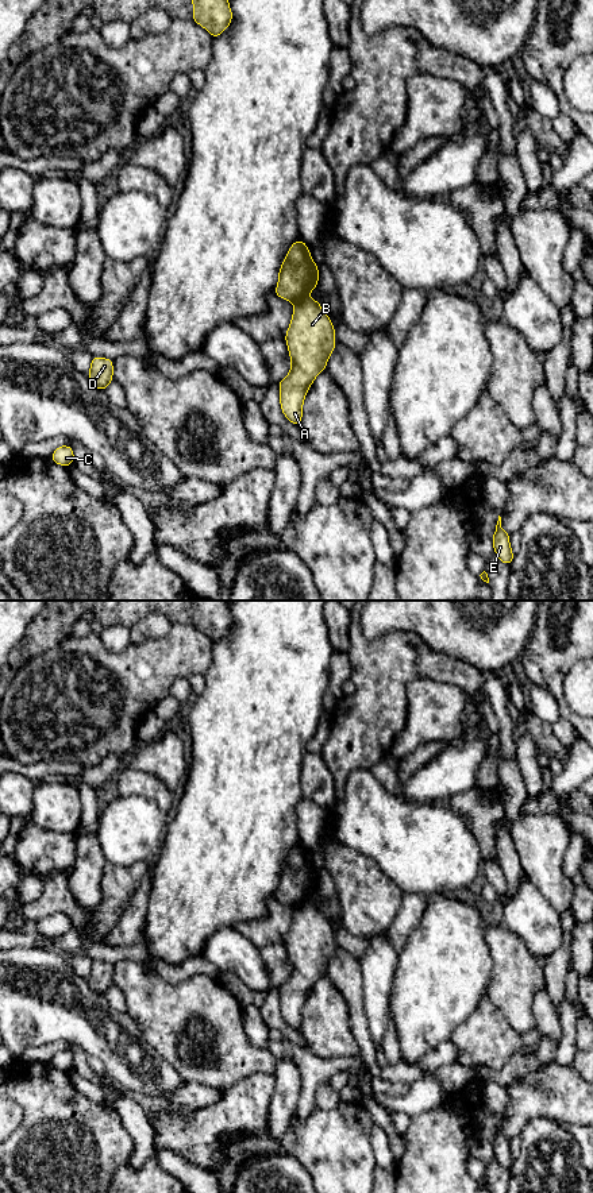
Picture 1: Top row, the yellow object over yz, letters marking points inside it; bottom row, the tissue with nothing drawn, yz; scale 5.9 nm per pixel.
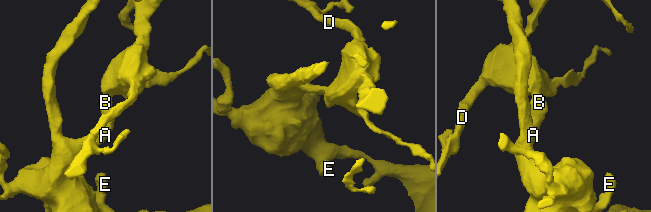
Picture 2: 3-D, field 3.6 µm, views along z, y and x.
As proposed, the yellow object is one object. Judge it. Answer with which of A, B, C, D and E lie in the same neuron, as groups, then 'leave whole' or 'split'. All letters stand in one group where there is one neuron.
A B E / C D; split

